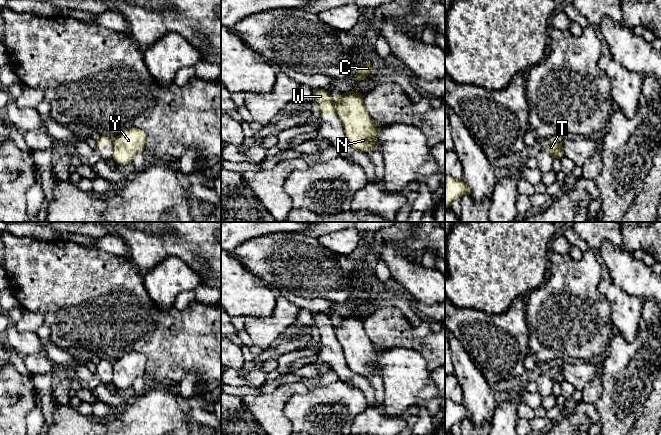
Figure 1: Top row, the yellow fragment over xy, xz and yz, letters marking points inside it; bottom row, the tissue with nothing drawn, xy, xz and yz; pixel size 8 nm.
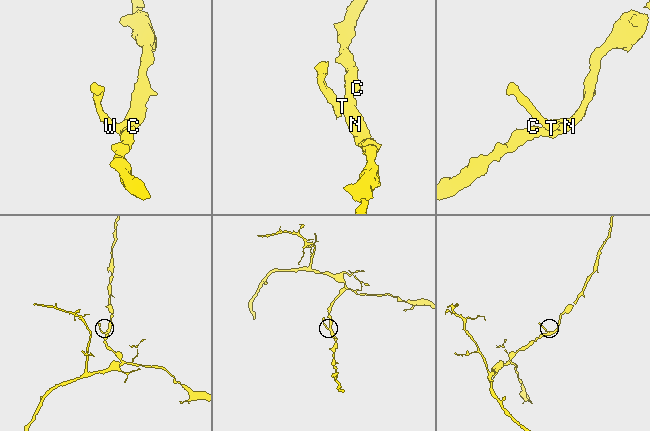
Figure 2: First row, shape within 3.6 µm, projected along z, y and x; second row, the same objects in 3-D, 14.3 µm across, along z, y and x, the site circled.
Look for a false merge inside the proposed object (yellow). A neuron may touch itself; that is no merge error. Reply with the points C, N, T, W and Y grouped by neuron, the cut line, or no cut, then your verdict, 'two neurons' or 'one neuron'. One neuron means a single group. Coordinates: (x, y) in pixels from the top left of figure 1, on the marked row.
C N T Y / W | xz (333, 103), (337, 114) | two neurons

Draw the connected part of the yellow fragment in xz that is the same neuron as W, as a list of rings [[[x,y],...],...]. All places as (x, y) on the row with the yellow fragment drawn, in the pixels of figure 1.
[[[313,88],[313,96],[316,99],[316,104],[320,112],[320,119],[322,121],[325,120],[329,113],[337,115],[336,107],[330,93],[320,88]]]

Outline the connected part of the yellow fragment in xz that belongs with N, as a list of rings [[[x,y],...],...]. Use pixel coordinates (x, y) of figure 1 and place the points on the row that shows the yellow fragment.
[[[361,92],[341,93],[334,105],[346,139],[352,148],[363,153],[379,149],[377,143],[379,129],[366,110]]]

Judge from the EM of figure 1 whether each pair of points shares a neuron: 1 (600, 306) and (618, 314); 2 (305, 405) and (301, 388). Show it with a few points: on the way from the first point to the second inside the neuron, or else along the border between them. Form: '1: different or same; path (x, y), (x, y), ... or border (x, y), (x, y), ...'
1: different; border (599, 289), (609, 304), (610, 319), (615, 330)
2: different; border (310, 390), (306, 393), (295, 393), (283, 407)

